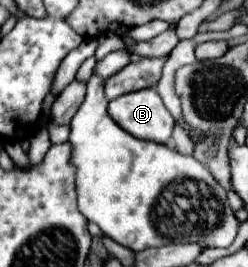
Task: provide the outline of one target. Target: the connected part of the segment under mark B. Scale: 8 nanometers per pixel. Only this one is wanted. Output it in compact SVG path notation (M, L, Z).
M140 89L108 103L110 117L130 135L156 143L168 143L174 117L164 107L156 89Z

